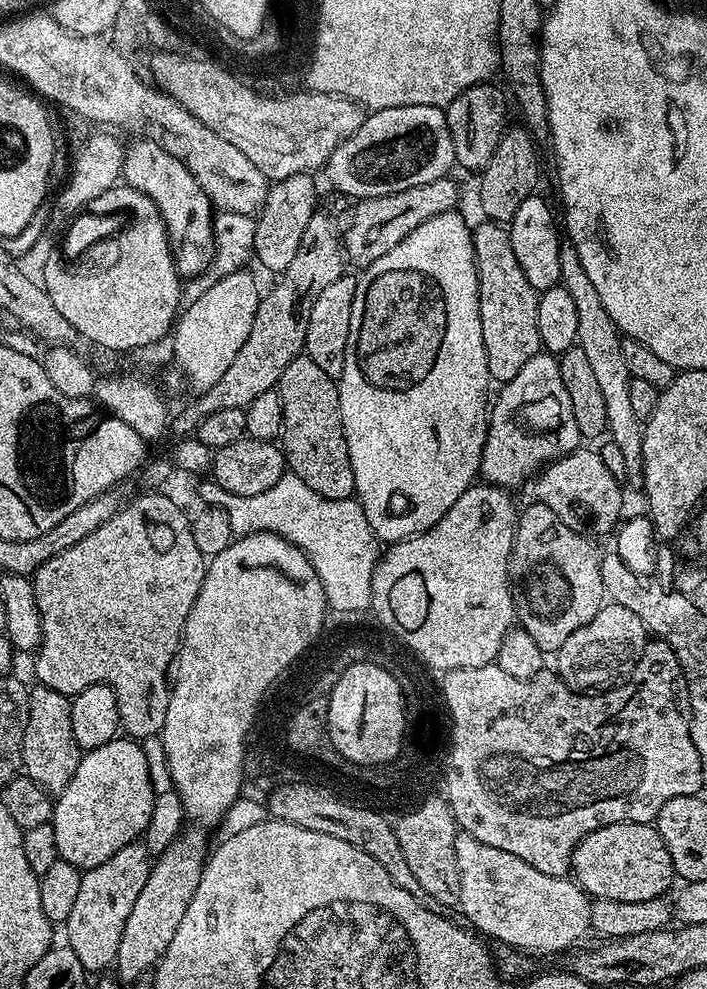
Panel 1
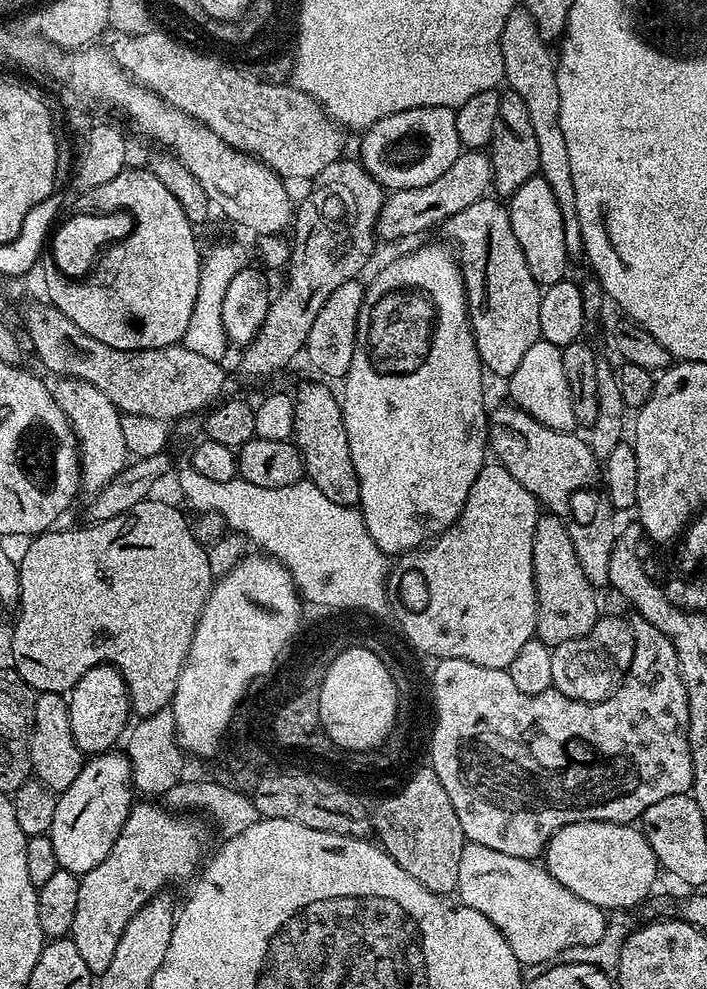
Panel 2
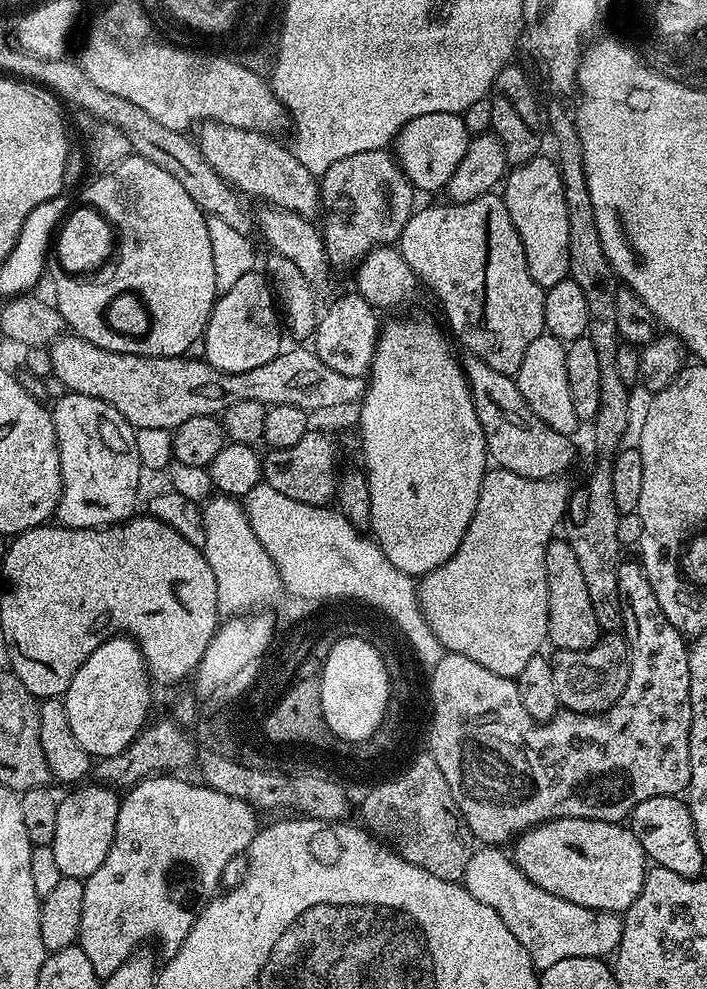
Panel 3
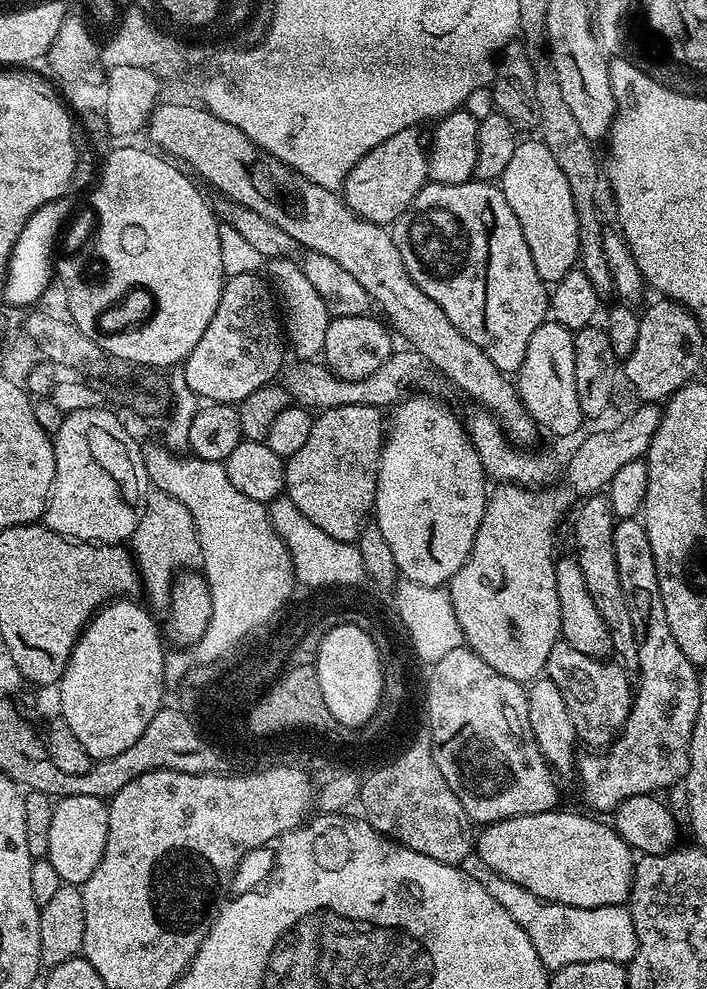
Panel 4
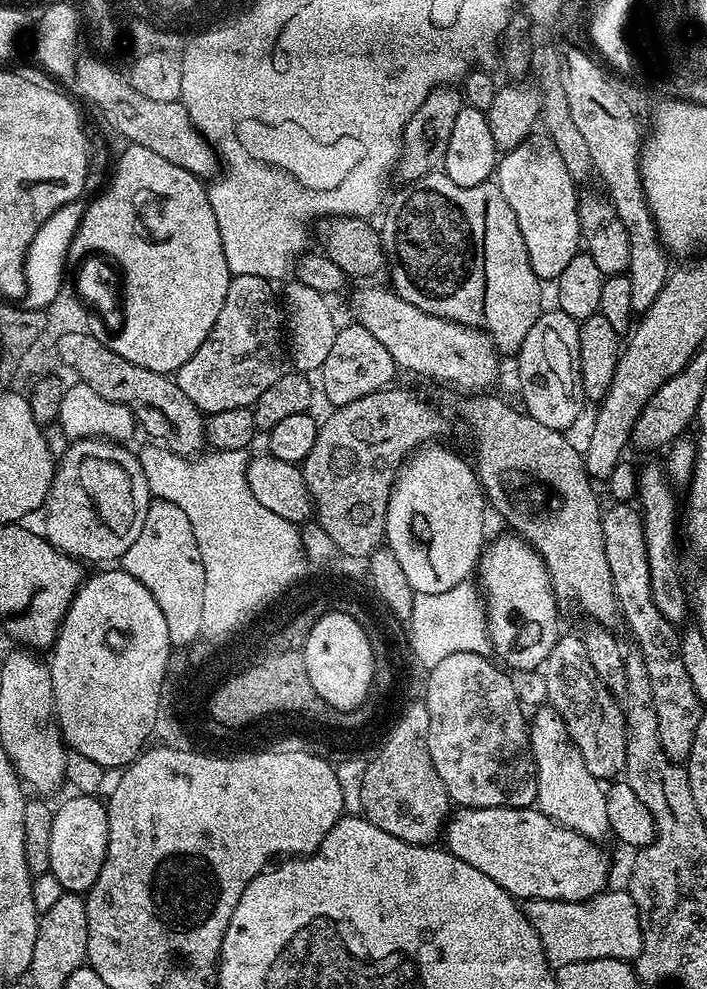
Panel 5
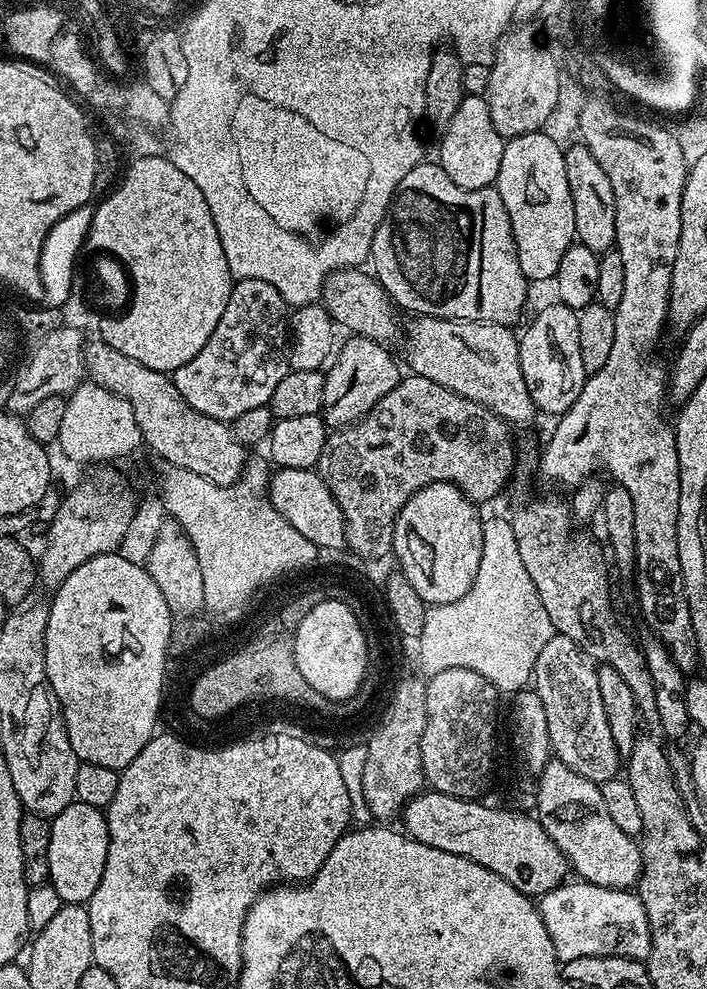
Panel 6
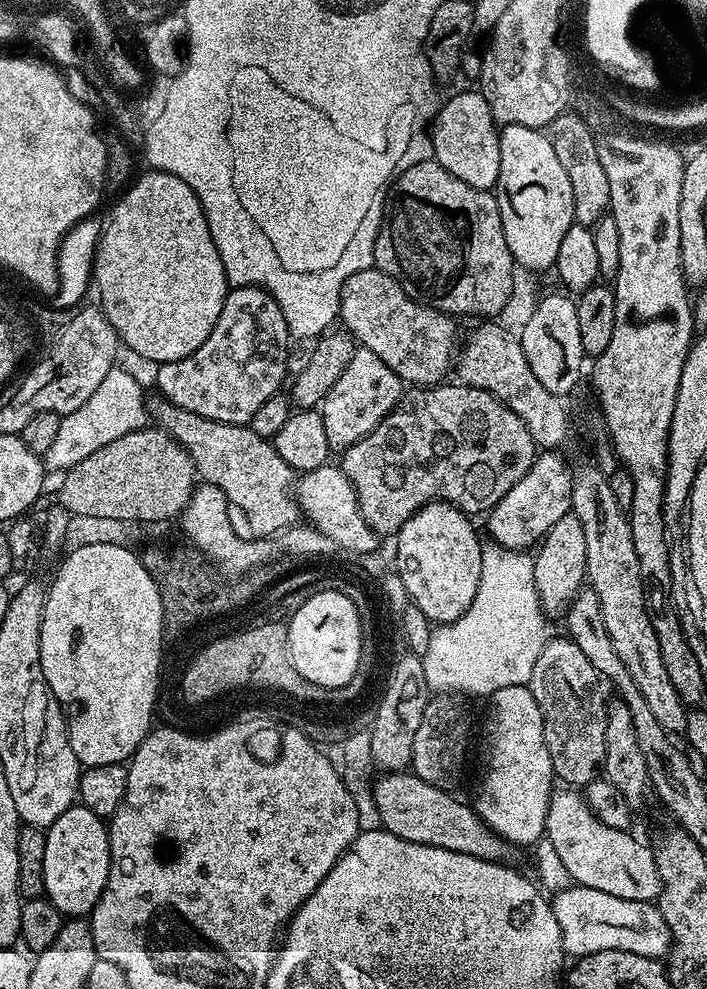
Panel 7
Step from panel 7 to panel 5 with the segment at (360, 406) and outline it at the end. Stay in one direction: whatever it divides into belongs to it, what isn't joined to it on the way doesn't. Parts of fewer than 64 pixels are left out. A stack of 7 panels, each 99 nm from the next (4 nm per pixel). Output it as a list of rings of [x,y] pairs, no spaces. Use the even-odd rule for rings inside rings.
[[[348,322],[341,327],[334,338],[334,344],[326,362],[318,371],[320,384],[324,387],[324,396],[329,400],[332,408],[341,408],[350,402],[358,402],[358,398],[366,398],[366,394],[381,392],[393,383],[398,375],[398,369],[394,358],[390,358],[386,346],[370,334],[370,330],[363,328],[361,324]]]

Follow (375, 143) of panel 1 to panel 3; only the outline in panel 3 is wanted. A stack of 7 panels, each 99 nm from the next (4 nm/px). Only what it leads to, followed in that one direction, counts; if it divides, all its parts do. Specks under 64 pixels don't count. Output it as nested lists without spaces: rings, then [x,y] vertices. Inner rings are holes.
[[[439,112],[438,114],[422,114],[397,134],[394,141],[396,163],[404,172],[413,189],[424,192],[436,192],[447,189],[454,170],[462,162],[468,149],[470,133],[464,124],[463,115],[455,112]]]

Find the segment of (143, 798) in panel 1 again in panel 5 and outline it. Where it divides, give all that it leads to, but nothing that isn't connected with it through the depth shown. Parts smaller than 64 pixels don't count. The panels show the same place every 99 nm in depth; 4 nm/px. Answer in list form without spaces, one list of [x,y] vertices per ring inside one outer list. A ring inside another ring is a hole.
[[[72,794],[61,808],[52,813],[54,826],[50,826],[50,870],[58,882],[62,882],[65,892],[86,894],[94,886],[98,874],[102,870],[102,862],[106,858],[108,845],[108,810],[103,799],[92,794]]]

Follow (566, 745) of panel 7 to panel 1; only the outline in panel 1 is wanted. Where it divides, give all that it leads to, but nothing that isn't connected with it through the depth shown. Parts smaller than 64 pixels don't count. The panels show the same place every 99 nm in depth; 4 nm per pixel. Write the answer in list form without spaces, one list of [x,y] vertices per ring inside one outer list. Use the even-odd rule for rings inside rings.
[[[608,602],[598,610],[598,614],[594,614],[594,618],[590,618],[590,622],[586,622],[586,626],[582,626],[582,630],[574,630],[574,634],[570,634],[566,642],[562,642],[562,646],[554,654],[554,660],[556,660],[554,668],[569,688],[607,690],[617,684],[623,684],[625,678],[634,670],[638,658],[642,658],[649,639],[648,629],[645,628],[642,618],[634,614],[634,610],[626,610],[626,606]]]

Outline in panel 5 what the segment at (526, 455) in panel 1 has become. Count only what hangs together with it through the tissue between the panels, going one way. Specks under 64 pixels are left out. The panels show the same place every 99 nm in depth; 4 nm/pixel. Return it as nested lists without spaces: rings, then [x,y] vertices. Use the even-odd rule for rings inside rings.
[[[559,310],[551,311],[541,311],[538,322],[530,326],[530,334],[526,334],[526,342],[522,342],[515,360],[517,359],[516,368],[520,371],[523,411],[532,416],[534,422],[542,422],[542,426],[550,426],[550,430],[564,432],[586,407],[578,358],[580,326],[566,313]]]

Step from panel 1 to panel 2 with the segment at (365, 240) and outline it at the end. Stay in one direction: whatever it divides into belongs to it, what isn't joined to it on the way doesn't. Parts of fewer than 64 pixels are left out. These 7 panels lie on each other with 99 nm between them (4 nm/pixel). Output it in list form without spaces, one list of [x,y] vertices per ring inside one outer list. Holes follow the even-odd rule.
[[[464,150],[446,170],[446,174],[434,178],[426,186],[397,188],[385,199],[376,223],[376,235],[381,241],[404,240],[416,236],[427,228],[443,225],[454,214],[474,206],[474,202],[485,199],[492,188],[492,157],[484,150]]]

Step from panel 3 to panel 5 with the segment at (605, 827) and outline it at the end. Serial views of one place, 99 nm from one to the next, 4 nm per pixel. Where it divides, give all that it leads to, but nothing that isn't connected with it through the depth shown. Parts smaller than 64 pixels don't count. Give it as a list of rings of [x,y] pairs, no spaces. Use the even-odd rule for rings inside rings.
[[[457,807],[448,817],[442,833],[447,851],[462,862],[470,862],[474,870],[482,870],[486,878],[498,882],[517,901],[529,900],[589,900],[605,891],[608,884],[608,860],[601,845],[588,840],[574,830],[555,824],[539,808],[462,808]]]

